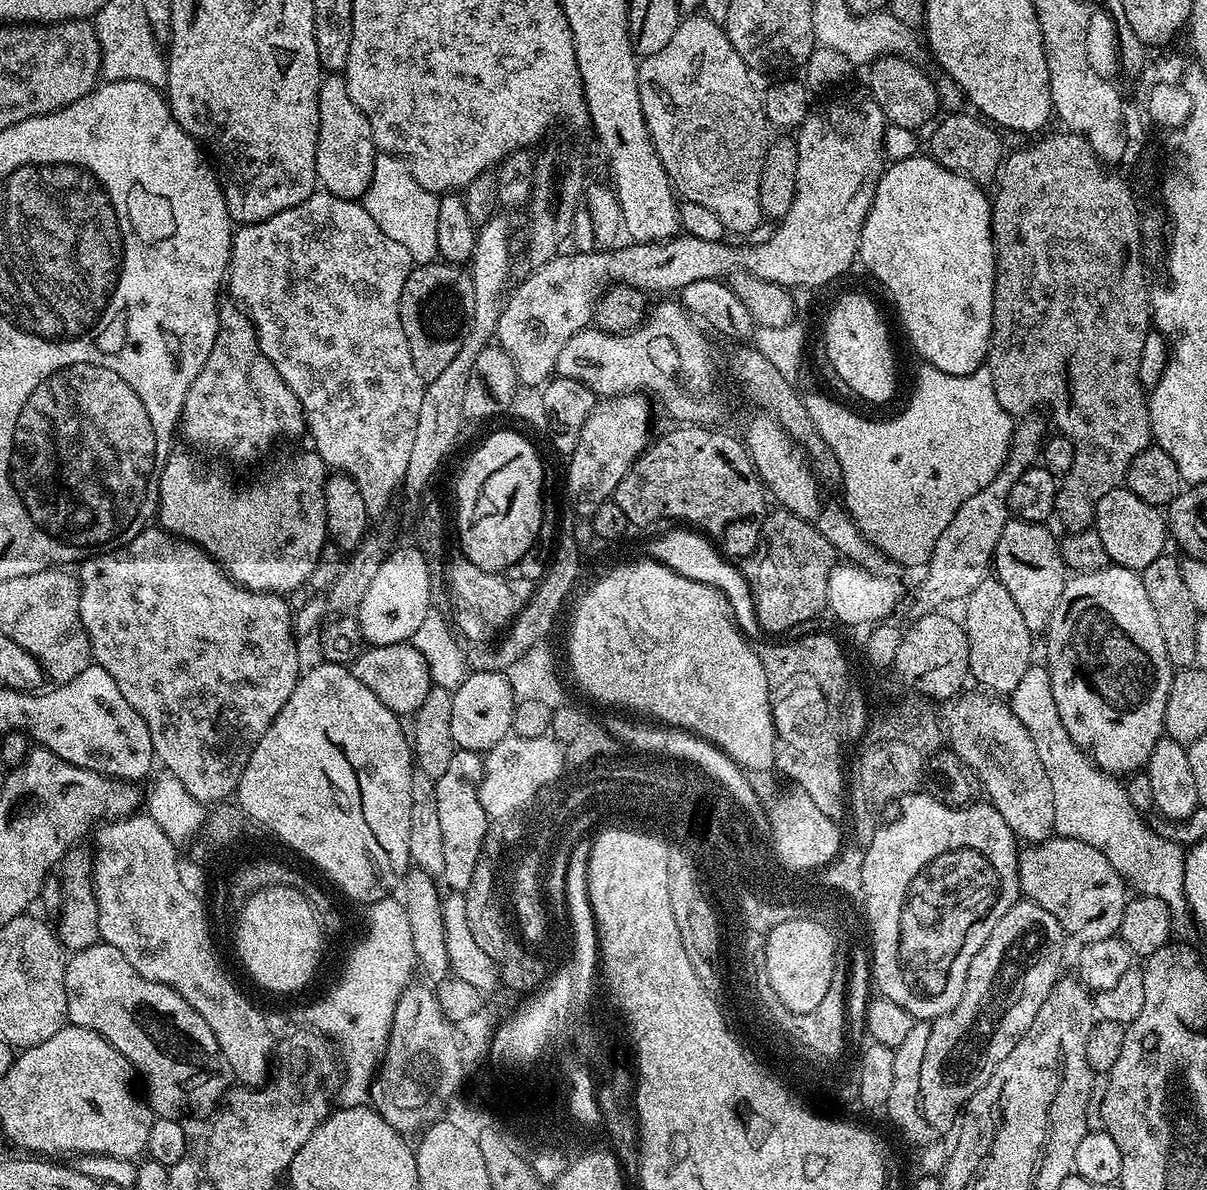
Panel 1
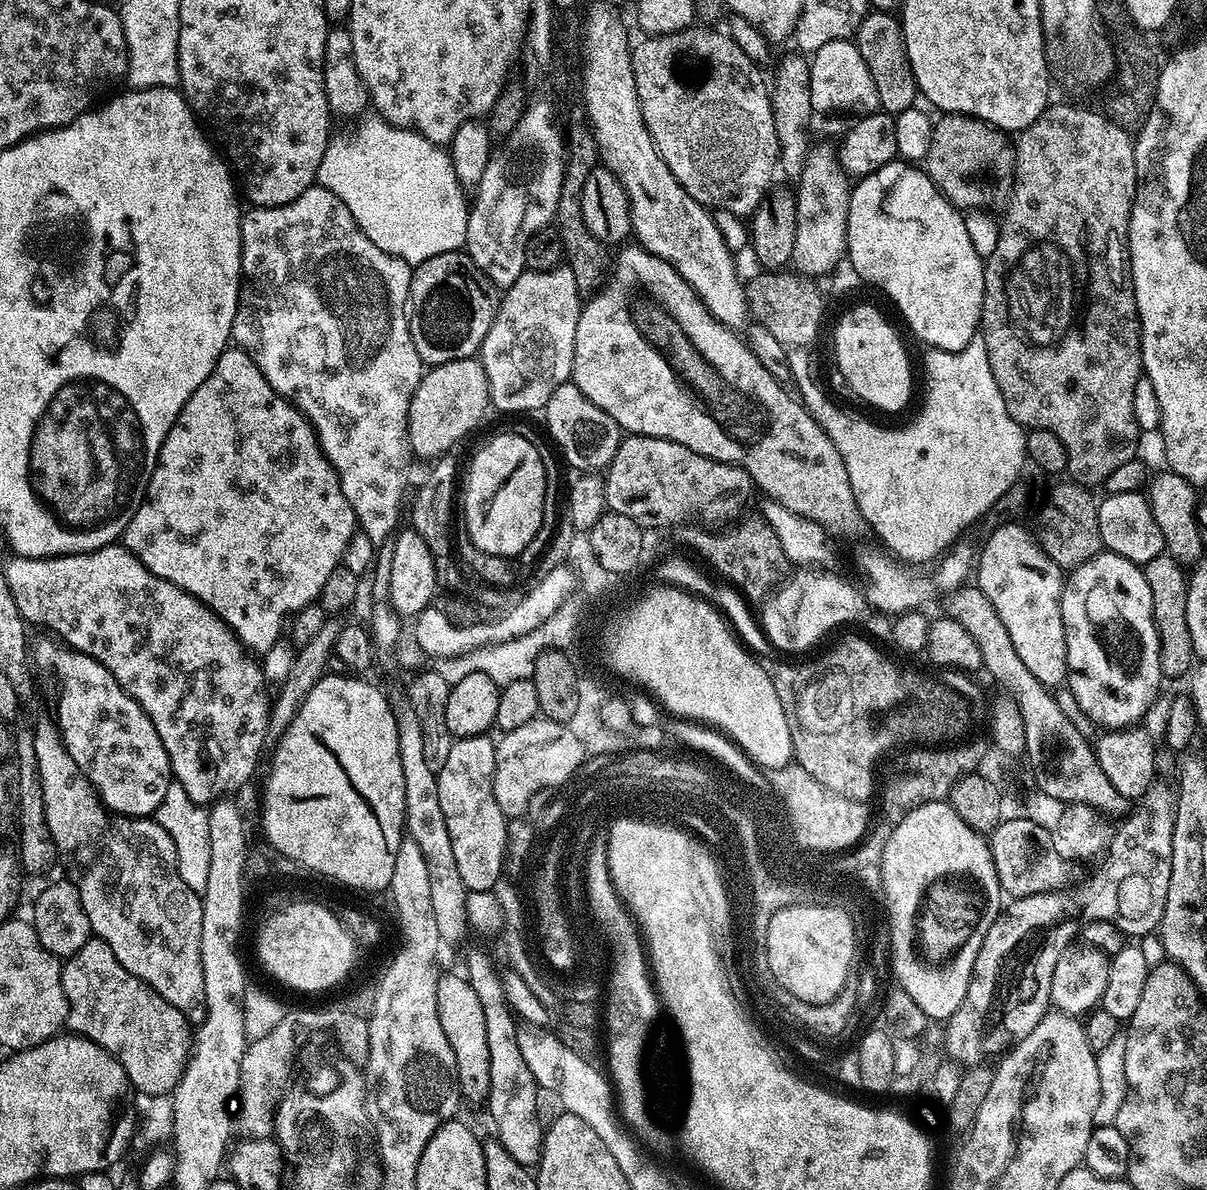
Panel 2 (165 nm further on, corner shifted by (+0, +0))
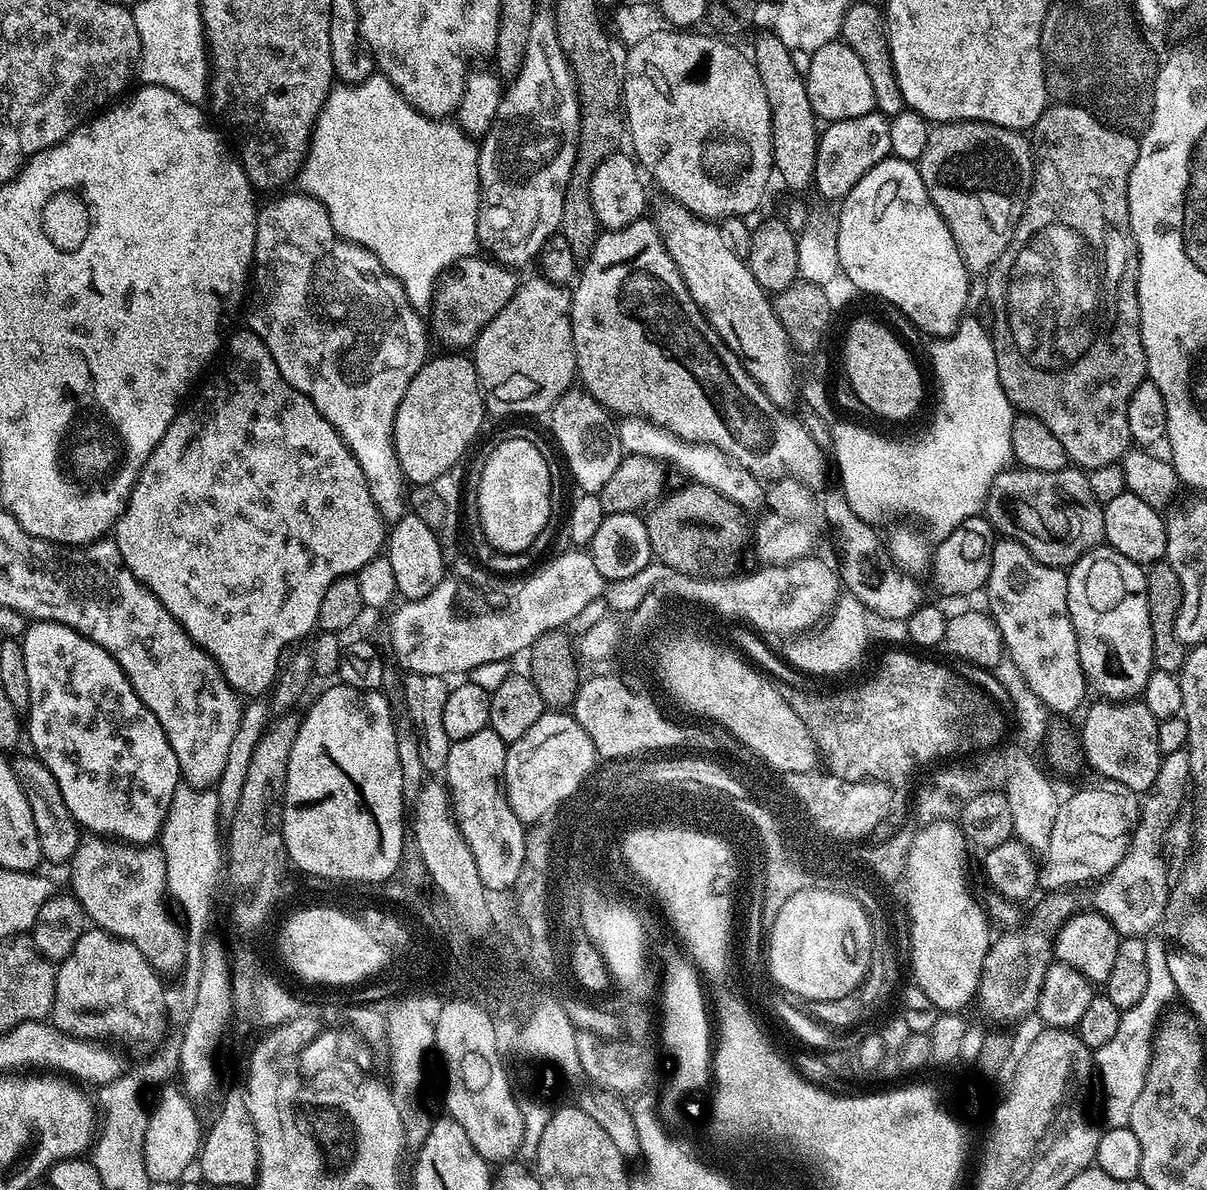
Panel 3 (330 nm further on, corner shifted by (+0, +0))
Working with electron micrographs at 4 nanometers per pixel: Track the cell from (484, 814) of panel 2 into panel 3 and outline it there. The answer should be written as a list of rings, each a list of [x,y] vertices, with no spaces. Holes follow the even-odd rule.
[[[492,728],[478,730],[478,734],[470,734],[470,738],[452,741],[450,754],[446,758],[446,766],[442,773],[443,783],[452,798],[452,812],[456,815],[456,824],[460,827],[462,838],[466,838],[466,846],[470,846],[470,854],[474,854],[474,863],[478,866],[479,878],[490,891],[500,893],[506,886],[515,886],[518,878],[517,869],[523,848],[526,846],[526,825],[516,817],[508,801],[504,789],[504,771],[506,770],[506,754],[508,745]]]

